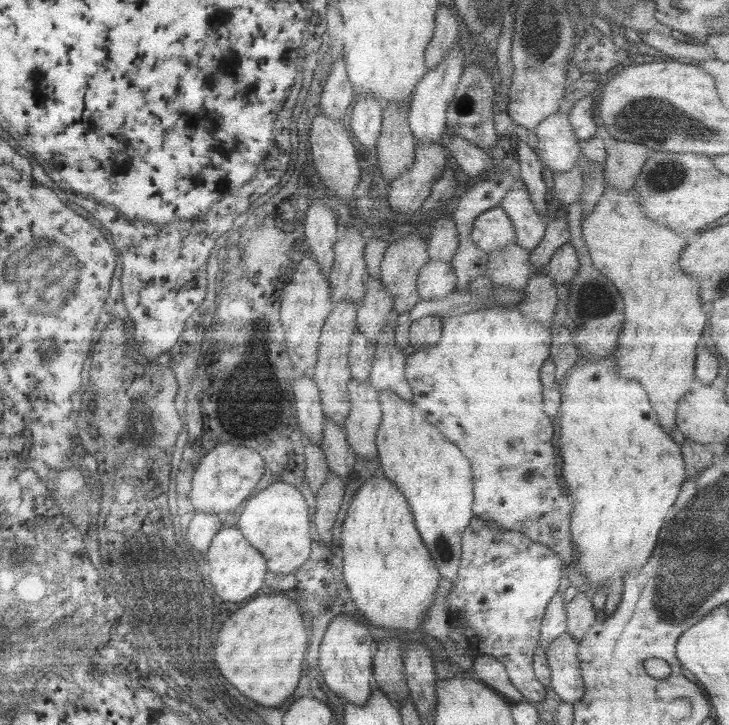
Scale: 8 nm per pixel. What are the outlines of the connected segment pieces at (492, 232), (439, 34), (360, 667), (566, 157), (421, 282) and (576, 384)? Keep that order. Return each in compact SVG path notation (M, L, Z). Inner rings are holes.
M495 206L475 217L470 237L477 249L489 254L515 242L515 230L505 212Z
M439 4L435 11L433 34L423 51L423 62L425 62L427 70L433 69L437 63L441 63L443 55L455 45L455 41L458 40L459 27L459 19L449 12L449 7Z
M337 614L329 620L319 645L317 668L321 678L335 695L345 702L362 705L367 697L378 690L372 673L372 655L374 644L369 630L357 624L347 614Z
M558 109L543 118L537 123L533 133L537 137L538 158L552 174L567 172L577 166L579 141L573 135L567 110Z
M429 259L417 271L416 290L421 299L439 299L455 288L450 263Z
M611 356L601 358L600 360L584 360L583 358L576 359L576 362L566 372L565 377L559 383L559 396L561 396L561 406L559 406L559 454L561 454L561 473L560 483L567 497L571 501L571 512L569 512L569 532L570 540L575 545L575 555L577 555L577 564L575 569L585 575L585 583L587 590L585 594L591 596L595 589L599 587L607 587L611 582L611 576L617 572L619 576L629 571L637 571L643 563L647 562L647 558L651 555L655 546L655 536L659 532L659 528L663 526L665 514L669 512L677 492L679 492L679 484L687 478L684 462L680 453L680 448L663 432L663 428L657 424L655 420L655 412L649 408L649 402L645 398L643 388L633 382L633 380L623 380L619 376L615 376L615 362Z

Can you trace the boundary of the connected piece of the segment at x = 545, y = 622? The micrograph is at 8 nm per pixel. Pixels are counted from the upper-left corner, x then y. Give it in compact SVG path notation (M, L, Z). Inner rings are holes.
M557 591L545 607L540 622L539 643L543 651L547 650L547 645L551 639L557 638L559 634L566 630L566 612L564 611L561 591Z

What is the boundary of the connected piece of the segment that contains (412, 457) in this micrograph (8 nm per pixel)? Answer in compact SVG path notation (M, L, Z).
M379 391L377 401L381 412L381 420L375 431L379 474L389 478L399 488L401 495L405 496L415 528L431 560L435 562L440 578L453 583L460 558L460 538L473 517L472 473L469 461L454 444L451 444L425 420L423 412L419 411L412 402L399 399L393 391Z

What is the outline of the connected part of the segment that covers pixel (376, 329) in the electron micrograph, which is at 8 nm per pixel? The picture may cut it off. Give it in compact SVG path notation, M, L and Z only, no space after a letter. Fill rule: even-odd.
M365 273L363 286L365 293L354 306L356 330L374 344L387 321L387 313L392 309L392 298L377 277Z

